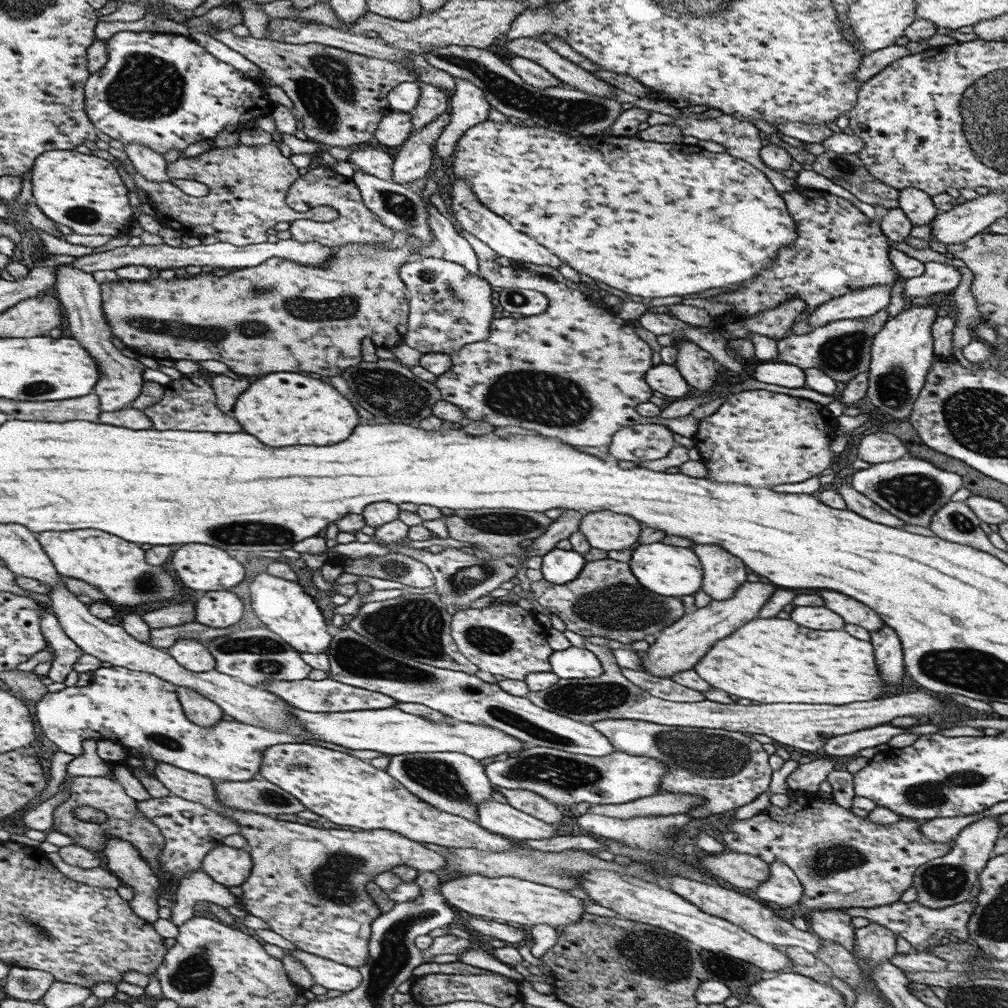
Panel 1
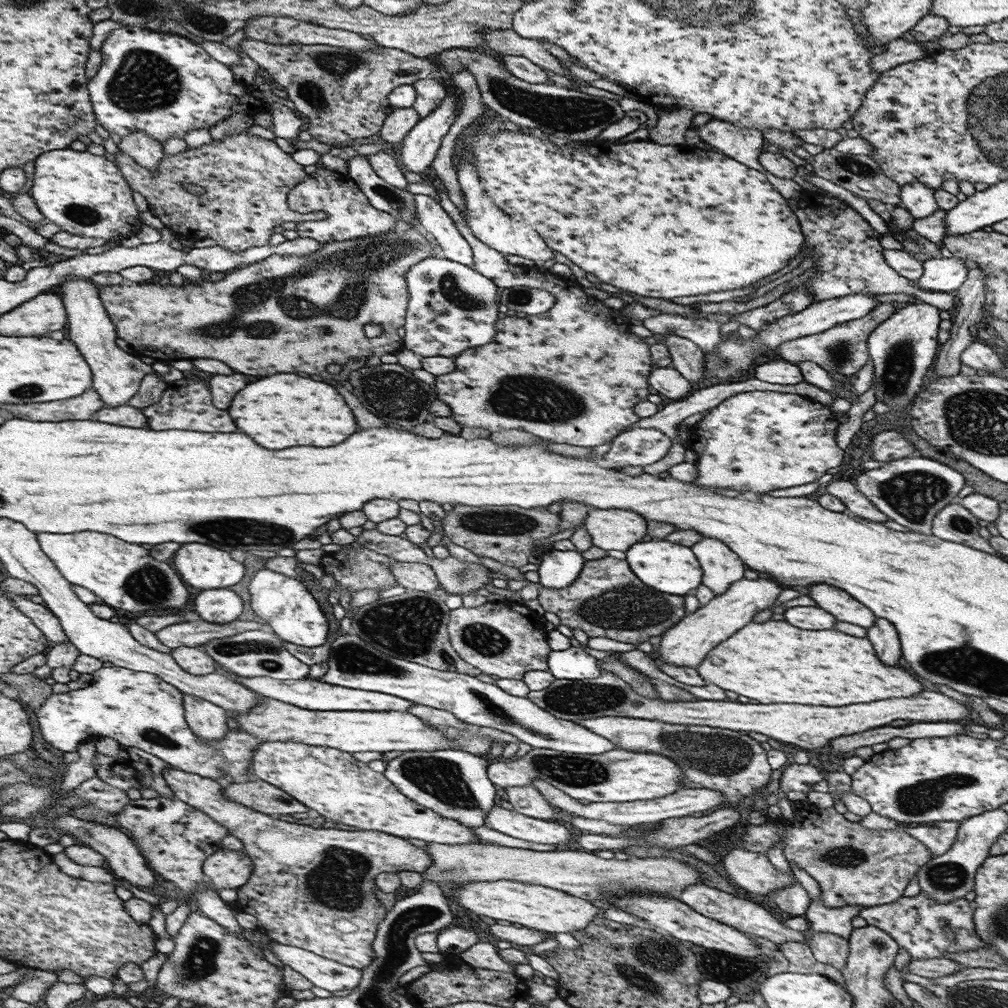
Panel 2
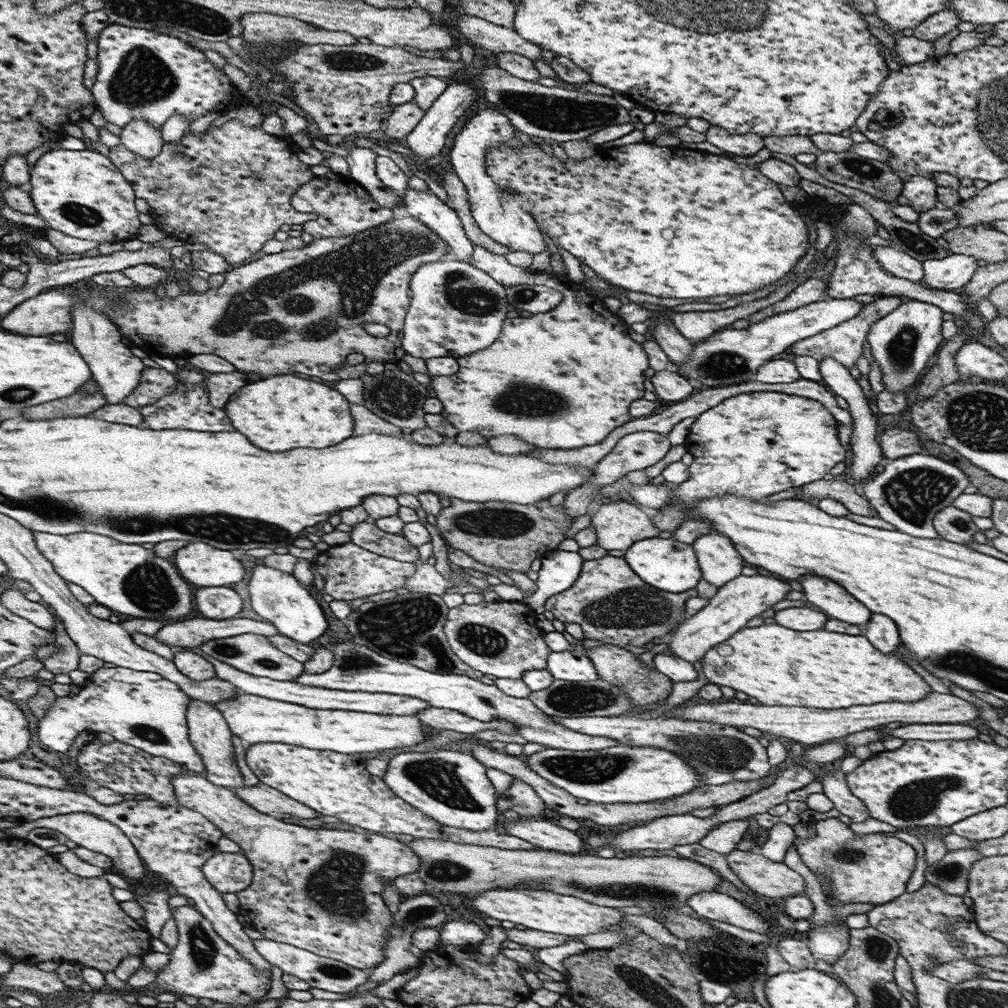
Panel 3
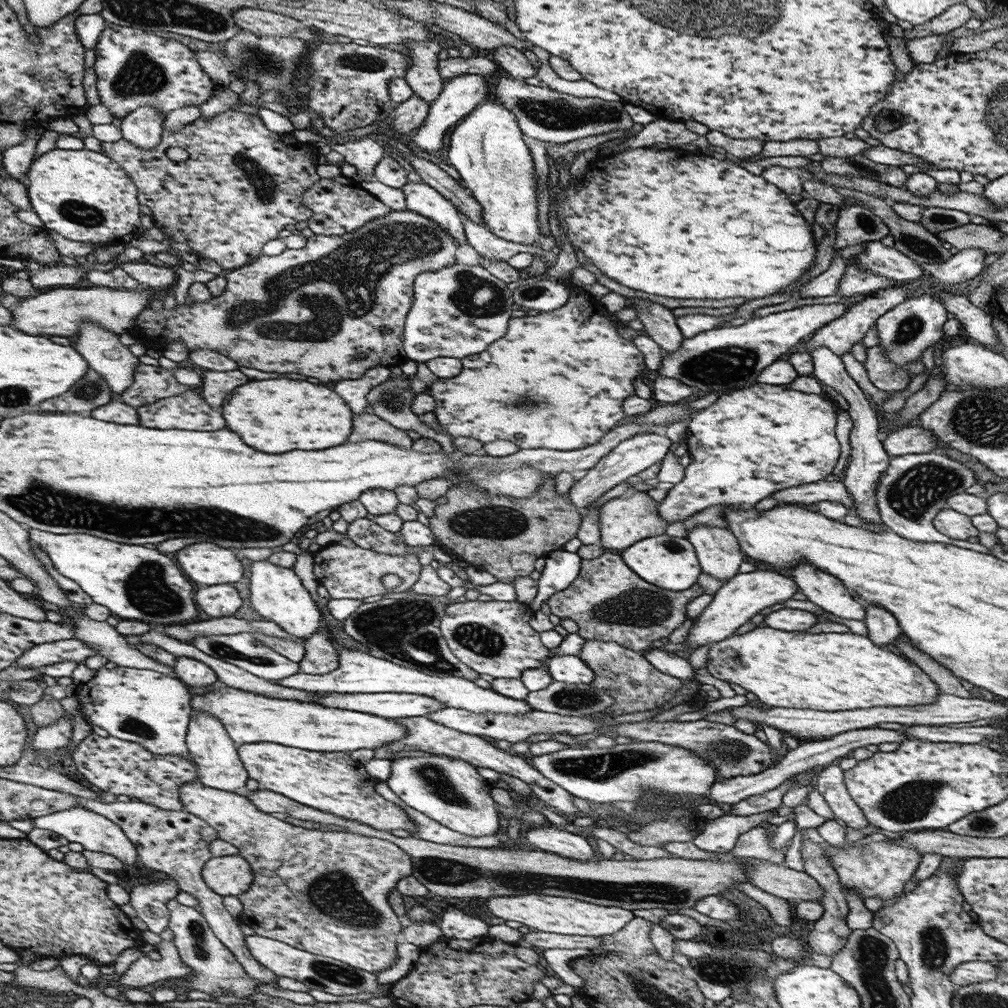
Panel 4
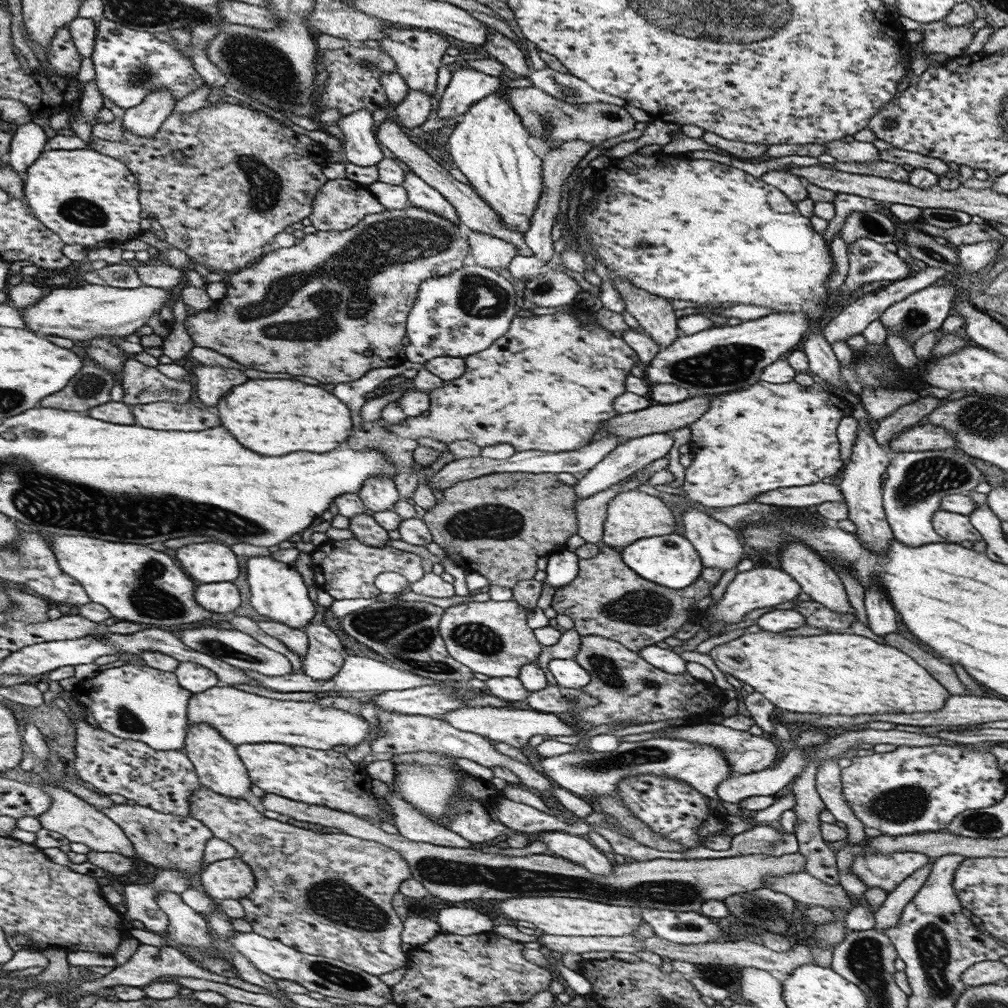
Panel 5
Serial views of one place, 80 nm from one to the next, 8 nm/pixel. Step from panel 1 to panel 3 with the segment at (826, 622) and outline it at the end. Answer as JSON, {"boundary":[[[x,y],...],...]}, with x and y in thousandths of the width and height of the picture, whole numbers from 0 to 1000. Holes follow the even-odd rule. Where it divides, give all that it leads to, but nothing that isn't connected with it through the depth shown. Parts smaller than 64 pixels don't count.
{"boundary":[[[778,599],[770,604],[768,619],[784,625],[812,625],[819,619],[821,611],[817,607],[792,599]]]}

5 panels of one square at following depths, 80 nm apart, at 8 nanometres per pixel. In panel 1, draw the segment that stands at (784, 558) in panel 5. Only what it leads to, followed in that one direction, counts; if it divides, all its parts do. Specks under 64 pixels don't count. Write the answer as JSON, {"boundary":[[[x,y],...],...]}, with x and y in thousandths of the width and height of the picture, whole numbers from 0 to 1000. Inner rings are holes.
{"boundary":[[[813,584],[811,589],[817,594],[817,599],[825,607],[833,610],[840,619],[854,621],[863,628],[870,626],[877,620],[867,605],[845,592],[817,584]]]}

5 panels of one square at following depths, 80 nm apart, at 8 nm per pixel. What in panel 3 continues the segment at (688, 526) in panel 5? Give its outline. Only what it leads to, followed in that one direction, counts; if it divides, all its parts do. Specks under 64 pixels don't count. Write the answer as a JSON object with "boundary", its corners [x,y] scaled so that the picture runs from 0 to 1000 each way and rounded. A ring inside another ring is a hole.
{"boundary":[[[704,528],[690,534],[687,542],[690,544],[689,551],[694,554],[692,557],[697,573],[710,580],[712,584],[736,570],[738,556],[720,532]]]}

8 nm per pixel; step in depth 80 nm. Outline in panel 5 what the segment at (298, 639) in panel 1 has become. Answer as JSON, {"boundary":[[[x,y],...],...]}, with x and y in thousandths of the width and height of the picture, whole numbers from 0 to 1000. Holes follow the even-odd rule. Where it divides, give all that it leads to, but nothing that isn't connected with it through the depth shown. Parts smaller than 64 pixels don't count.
{"boundary":[[[269,551],[251,552],[245,557],[245,574],[249,585],[248,597],[257,610],[291,624],[302,625],[306,618],[310,618],[313,609],[312,599],[306,591],[302,573],[296,565],[292,565],[292,562],[288,563],[283,558],[272,556]]]}

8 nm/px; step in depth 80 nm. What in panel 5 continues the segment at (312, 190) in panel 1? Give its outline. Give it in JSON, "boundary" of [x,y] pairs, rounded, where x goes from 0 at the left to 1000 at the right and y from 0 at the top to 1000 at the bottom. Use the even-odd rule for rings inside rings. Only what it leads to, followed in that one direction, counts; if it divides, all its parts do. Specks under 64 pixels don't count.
{"boundary":[[[344,177],[325,178],[325,181],[319,185],[316,191],[311,198],[311,211],[307,214],[309,222],[315,229],[338,229],[349,226],[361,214],[381,210],[379,201],[367,190],[363,185],[355,183]]]}

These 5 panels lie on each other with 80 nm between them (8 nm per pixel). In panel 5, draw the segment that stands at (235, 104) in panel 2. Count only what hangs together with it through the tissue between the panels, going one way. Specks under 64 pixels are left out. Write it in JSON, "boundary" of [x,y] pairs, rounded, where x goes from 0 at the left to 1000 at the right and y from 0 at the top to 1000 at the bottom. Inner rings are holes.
{"boundary":[[[100,17],[95,21],[95,40],[90,55],[95,72],[94,82],[97,89],[119,107],[135,106],[151,90],[163,88],[171,90],[175,103],[176,99],[200,83],[204,84],[191,66],[188,55],[184,56],[174,46],[128,25]]]}

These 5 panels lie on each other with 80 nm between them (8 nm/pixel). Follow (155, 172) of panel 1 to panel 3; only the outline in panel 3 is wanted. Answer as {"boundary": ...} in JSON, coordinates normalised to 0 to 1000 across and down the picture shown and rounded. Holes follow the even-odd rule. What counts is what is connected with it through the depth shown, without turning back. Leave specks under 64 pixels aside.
{"boundary":[[[133,118],[126,125],[121,126],[121,133],[118,135],[119,143],[143,157],[150,158],[164,143],[159,130],[146,119]]]}

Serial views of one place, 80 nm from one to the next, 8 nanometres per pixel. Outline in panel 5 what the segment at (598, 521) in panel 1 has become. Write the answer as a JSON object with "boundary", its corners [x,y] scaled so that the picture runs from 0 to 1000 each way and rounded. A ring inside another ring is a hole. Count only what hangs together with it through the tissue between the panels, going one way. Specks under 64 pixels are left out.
{"boundary":[[[628,486],[613,489],[604,499],[599,519],[596,541],[603,541],[617,546],[633,535],[667,530],[671,526],[671,513],[664,500],[657,498],[655,493]]]}

